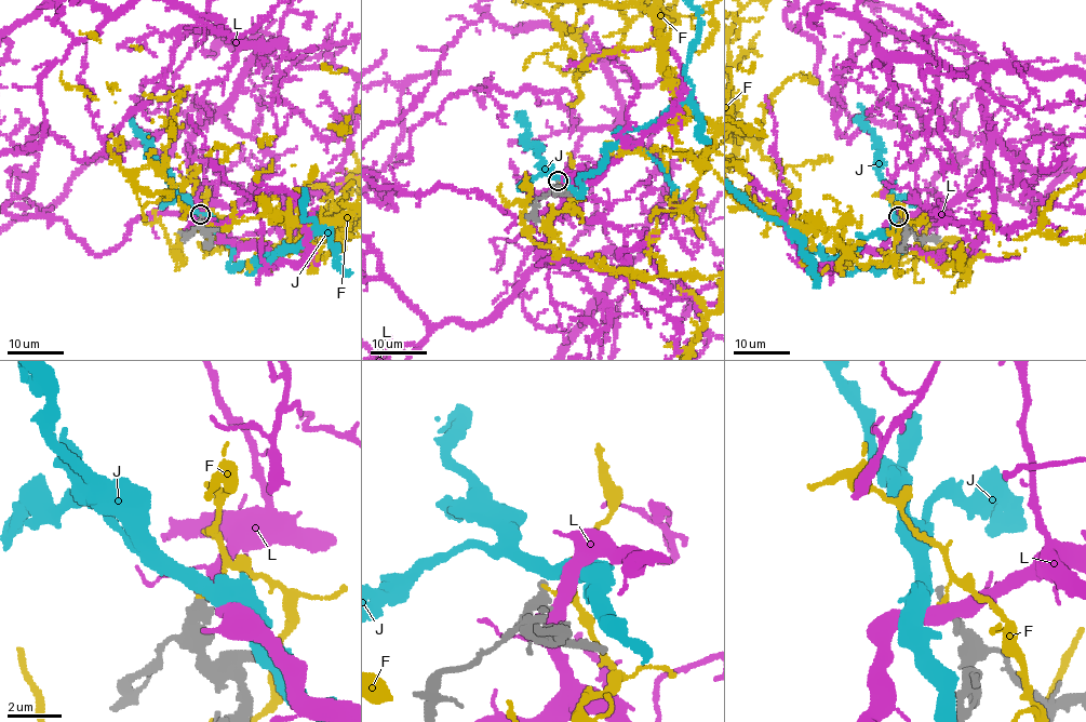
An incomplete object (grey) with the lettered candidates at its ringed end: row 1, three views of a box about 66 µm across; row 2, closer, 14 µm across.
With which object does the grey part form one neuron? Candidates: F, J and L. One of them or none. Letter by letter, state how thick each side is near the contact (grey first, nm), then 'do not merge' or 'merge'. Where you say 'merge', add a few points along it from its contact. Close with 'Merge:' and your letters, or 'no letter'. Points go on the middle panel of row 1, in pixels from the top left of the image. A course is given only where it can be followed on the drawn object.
F: 400 nm thick on the grey side, 180 nm on the other; do not merge
J: 280 nm thick on the grey side, 480 nm on the other; do not merge
L: 420 nm thick on the grey side, 500 nm on the other; do not merge
Merge: no letter

